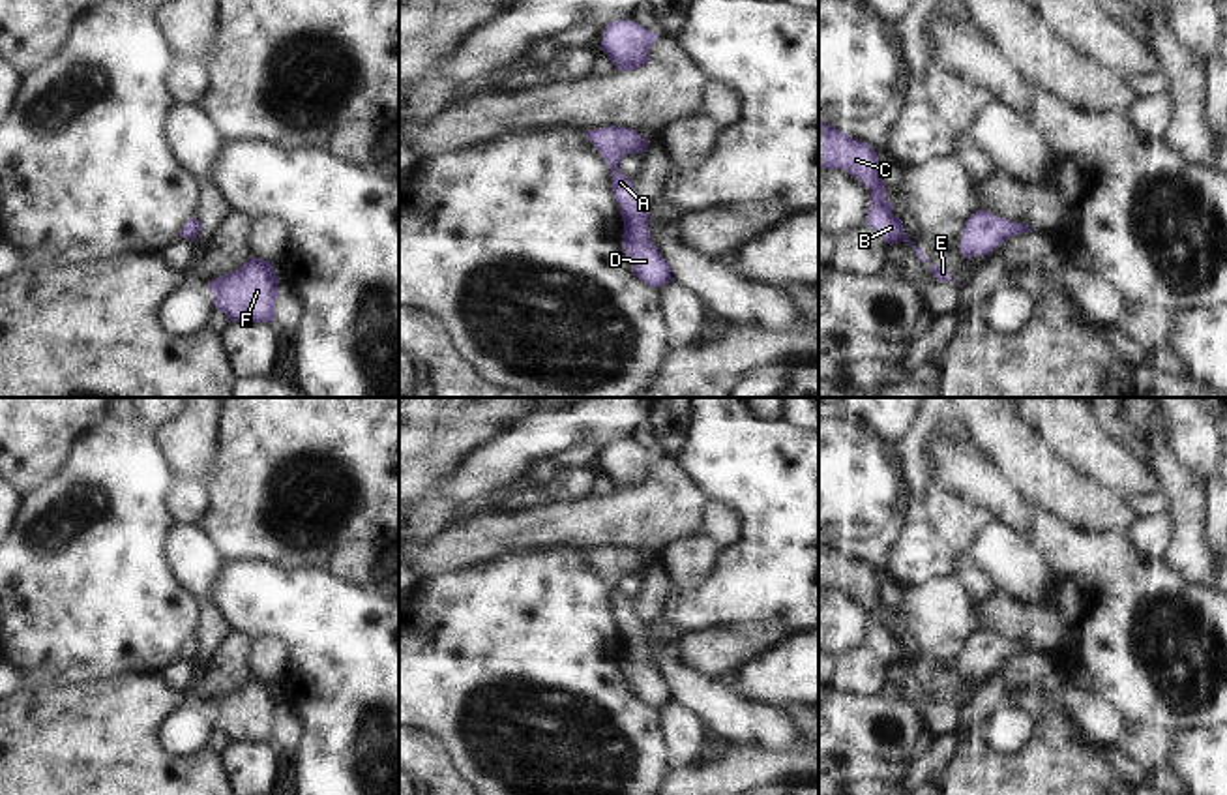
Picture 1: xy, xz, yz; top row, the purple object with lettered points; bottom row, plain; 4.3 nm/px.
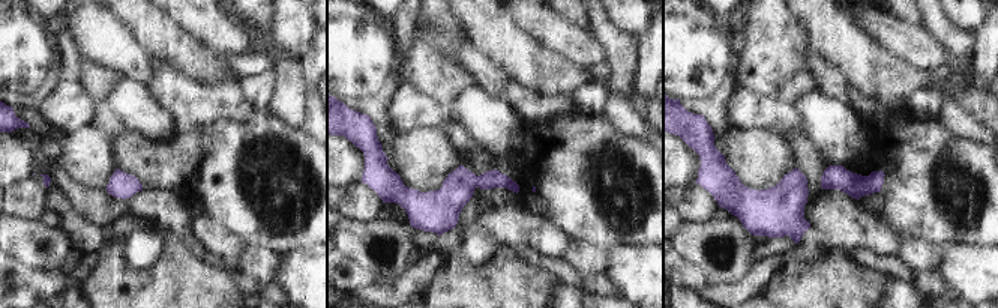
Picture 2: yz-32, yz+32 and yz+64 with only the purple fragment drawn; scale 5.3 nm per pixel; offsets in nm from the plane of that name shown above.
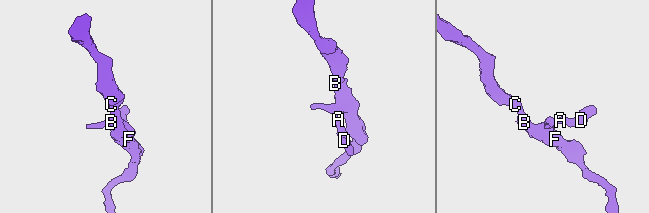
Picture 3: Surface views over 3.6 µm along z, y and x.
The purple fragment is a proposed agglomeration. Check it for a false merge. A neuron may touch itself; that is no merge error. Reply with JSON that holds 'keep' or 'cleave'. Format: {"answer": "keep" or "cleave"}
{"answer": "keep"}

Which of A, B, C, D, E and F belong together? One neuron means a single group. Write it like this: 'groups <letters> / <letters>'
groups A B C D E F

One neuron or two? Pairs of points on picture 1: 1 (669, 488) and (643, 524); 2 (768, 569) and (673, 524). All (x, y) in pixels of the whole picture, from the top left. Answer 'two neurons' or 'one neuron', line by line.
1: one neuron
2: two neurons

